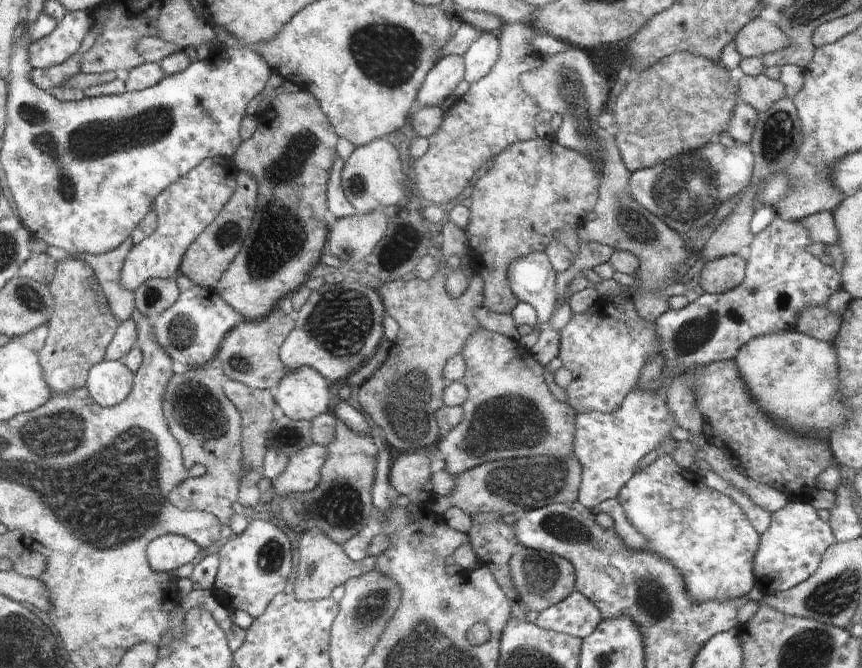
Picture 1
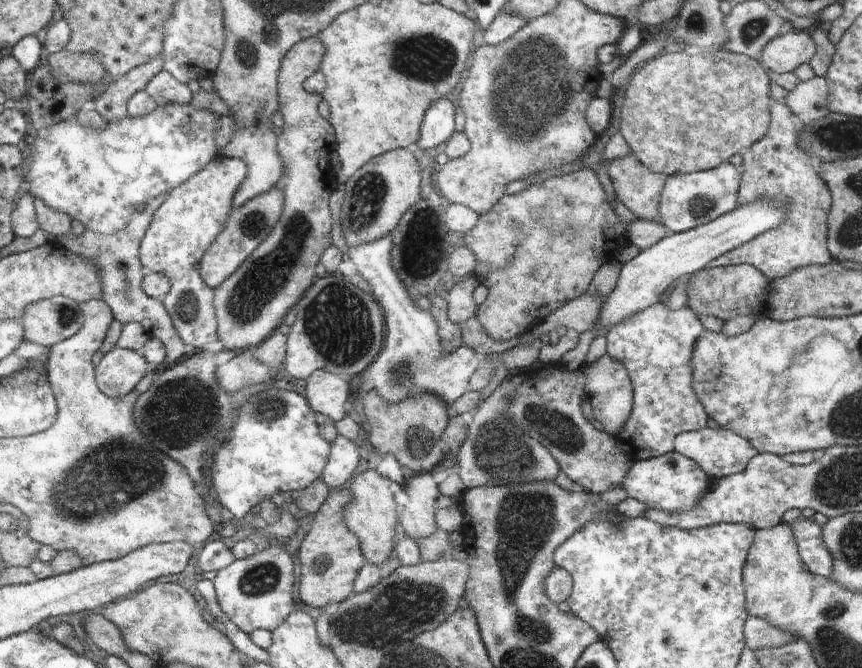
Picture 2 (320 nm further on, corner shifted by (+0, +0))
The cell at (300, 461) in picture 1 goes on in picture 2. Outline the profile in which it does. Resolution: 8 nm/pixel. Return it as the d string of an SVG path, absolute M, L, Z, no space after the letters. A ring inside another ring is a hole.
M340 435L330 442L330 450L332 453L329 462L326 462L325 470L322 470L320 480L332 491L344 487L352 478L360 462L360 452L356 444Z

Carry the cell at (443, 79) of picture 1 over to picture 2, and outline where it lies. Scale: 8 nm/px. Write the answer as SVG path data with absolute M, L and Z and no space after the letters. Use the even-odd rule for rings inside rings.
M441 99L426 110L421 141L418 142L418 151L421 154L427 149L446 143L454 135L455 107L455 100Z

